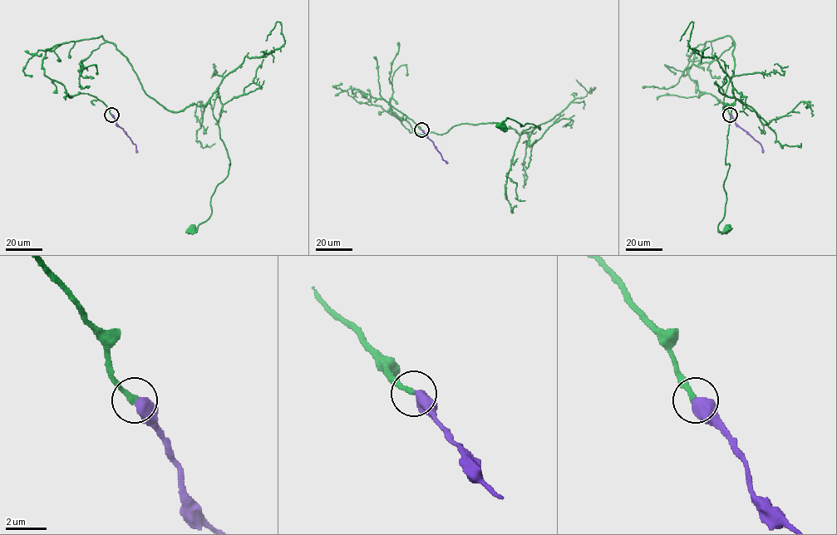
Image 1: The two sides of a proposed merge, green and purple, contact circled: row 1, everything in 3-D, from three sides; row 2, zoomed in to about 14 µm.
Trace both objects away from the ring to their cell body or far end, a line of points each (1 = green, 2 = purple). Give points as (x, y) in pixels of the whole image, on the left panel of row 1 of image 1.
1: (111, 115), (46, 76), (45, 51), (100, 36), (166, 109), (211, 105), (230, 164), (210, 216), (191, 229)
2: (111, 115), (135, 145), (137, 152)

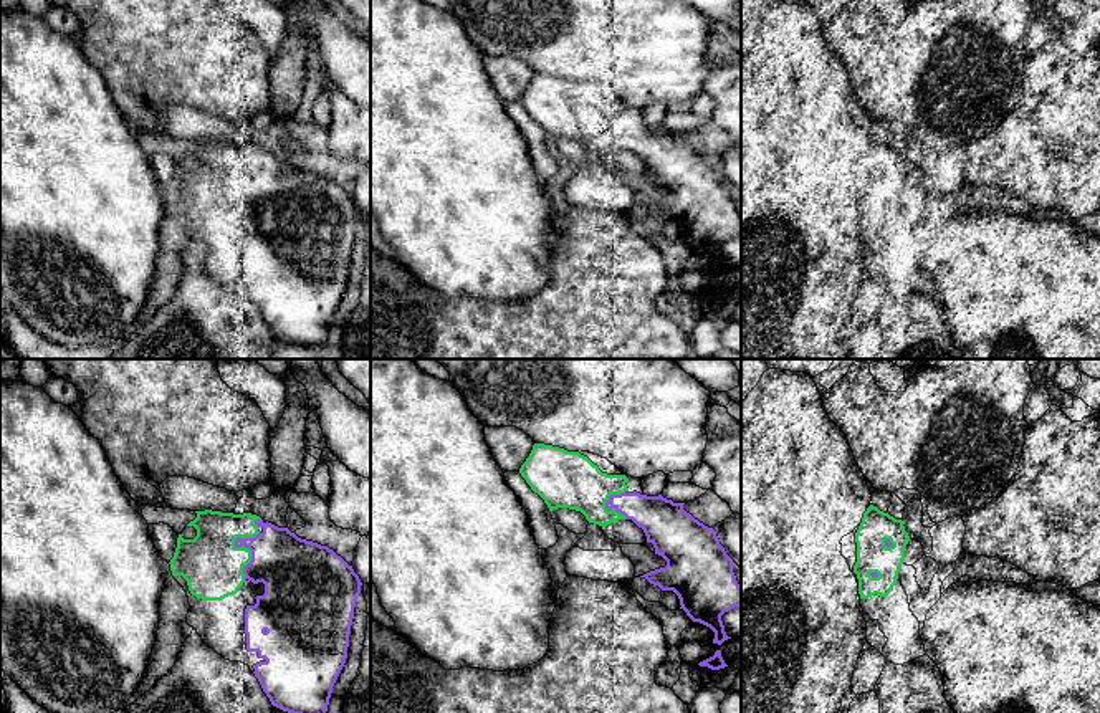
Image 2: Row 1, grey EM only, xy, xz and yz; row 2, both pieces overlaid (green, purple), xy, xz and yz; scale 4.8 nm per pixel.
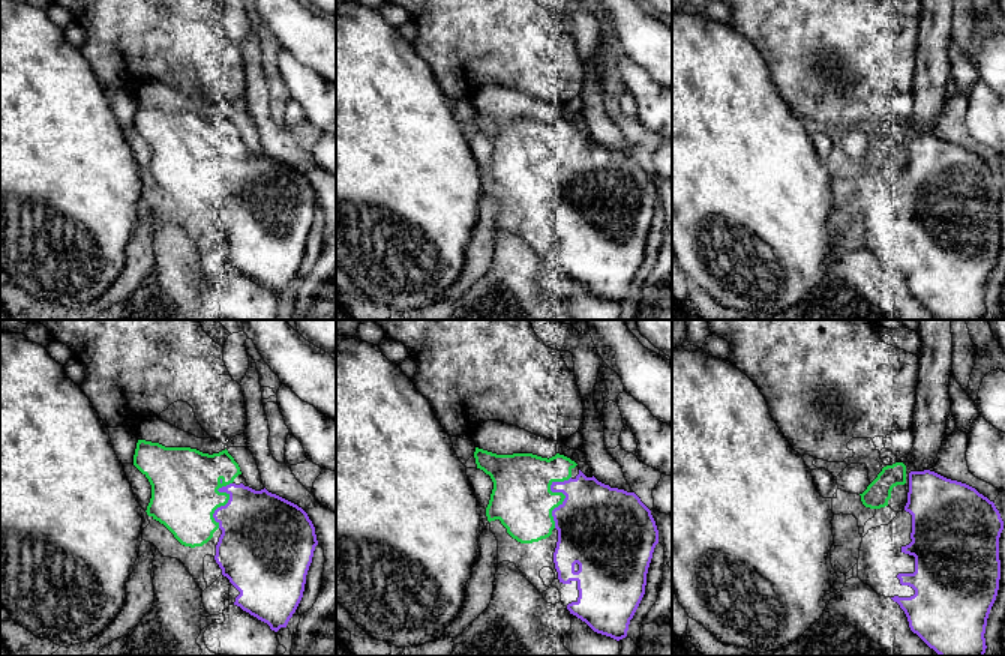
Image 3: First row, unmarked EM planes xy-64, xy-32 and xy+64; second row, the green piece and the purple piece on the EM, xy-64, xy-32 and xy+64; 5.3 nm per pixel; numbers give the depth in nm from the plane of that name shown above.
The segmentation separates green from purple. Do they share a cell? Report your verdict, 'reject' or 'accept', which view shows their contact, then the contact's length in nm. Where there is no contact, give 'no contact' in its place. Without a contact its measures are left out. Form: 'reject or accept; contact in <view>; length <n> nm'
accept; contact in xy; length 240 nm

